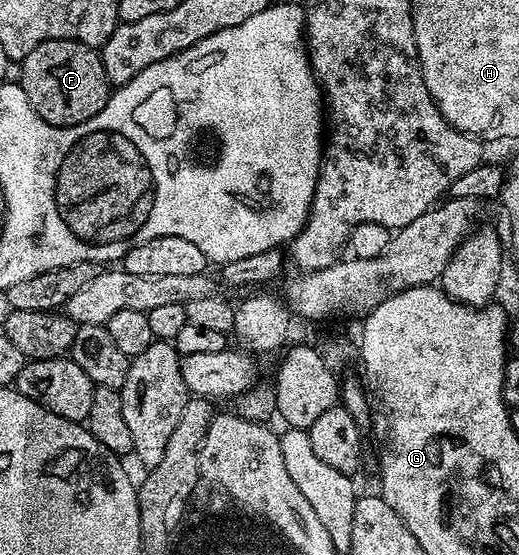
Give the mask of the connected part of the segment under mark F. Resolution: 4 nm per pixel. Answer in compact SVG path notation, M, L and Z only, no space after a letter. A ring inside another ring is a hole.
M48 40L27 58L20 61L21 77L19 83L25 91L27 102L47 122L56 128L70 128L95 118L99 110L109 100L111 85L103 70L103 62L98 49L89 48L77 40Z

